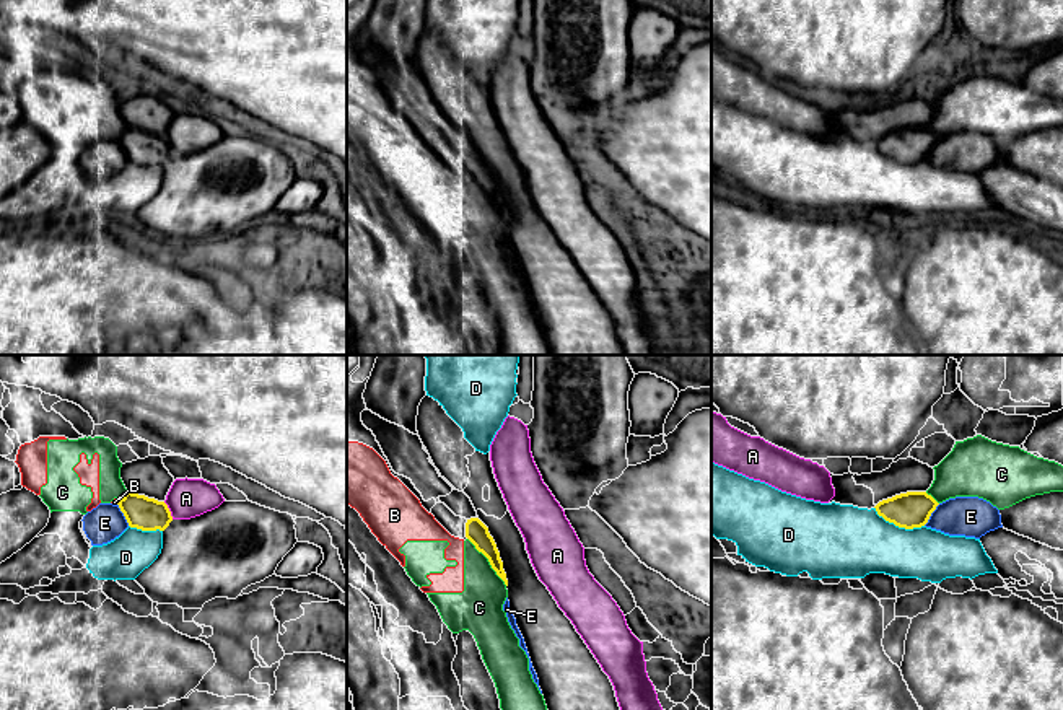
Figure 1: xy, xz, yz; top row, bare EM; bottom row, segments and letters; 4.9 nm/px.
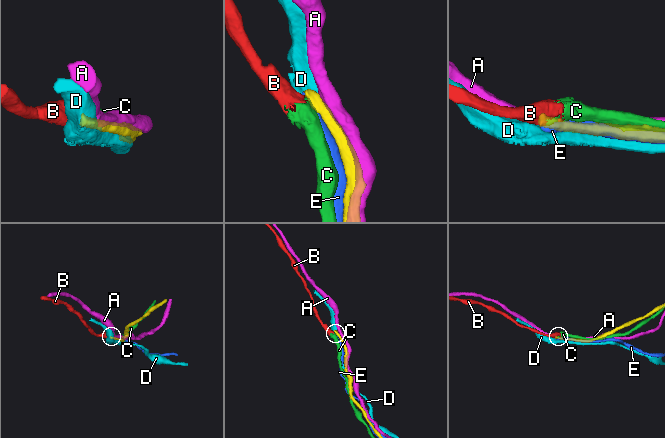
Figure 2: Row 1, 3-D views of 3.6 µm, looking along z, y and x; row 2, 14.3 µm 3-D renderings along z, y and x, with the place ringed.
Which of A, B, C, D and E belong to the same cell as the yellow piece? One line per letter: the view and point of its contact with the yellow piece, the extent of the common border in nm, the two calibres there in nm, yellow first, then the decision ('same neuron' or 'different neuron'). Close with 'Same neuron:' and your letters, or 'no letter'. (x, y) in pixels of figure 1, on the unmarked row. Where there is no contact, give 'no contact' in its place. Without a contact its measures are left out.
A: xy (168, 145) | 100 nm | 160/190 nm | different neuron
B: xy (119, 137) | 30 nm | 160/30 nm | different neuron
C: xz (489, 196) | 300 nm | 110/240 nm | different neuron
D: yz (897, 160) | 260 nm | 180/360 nm | different neuron
E: yz (930, 150) | 140 nm | 180/200 nm | different neuron
Same neuron: no letter

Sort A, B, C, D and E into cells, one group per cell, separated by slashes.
A / B C / D / E

